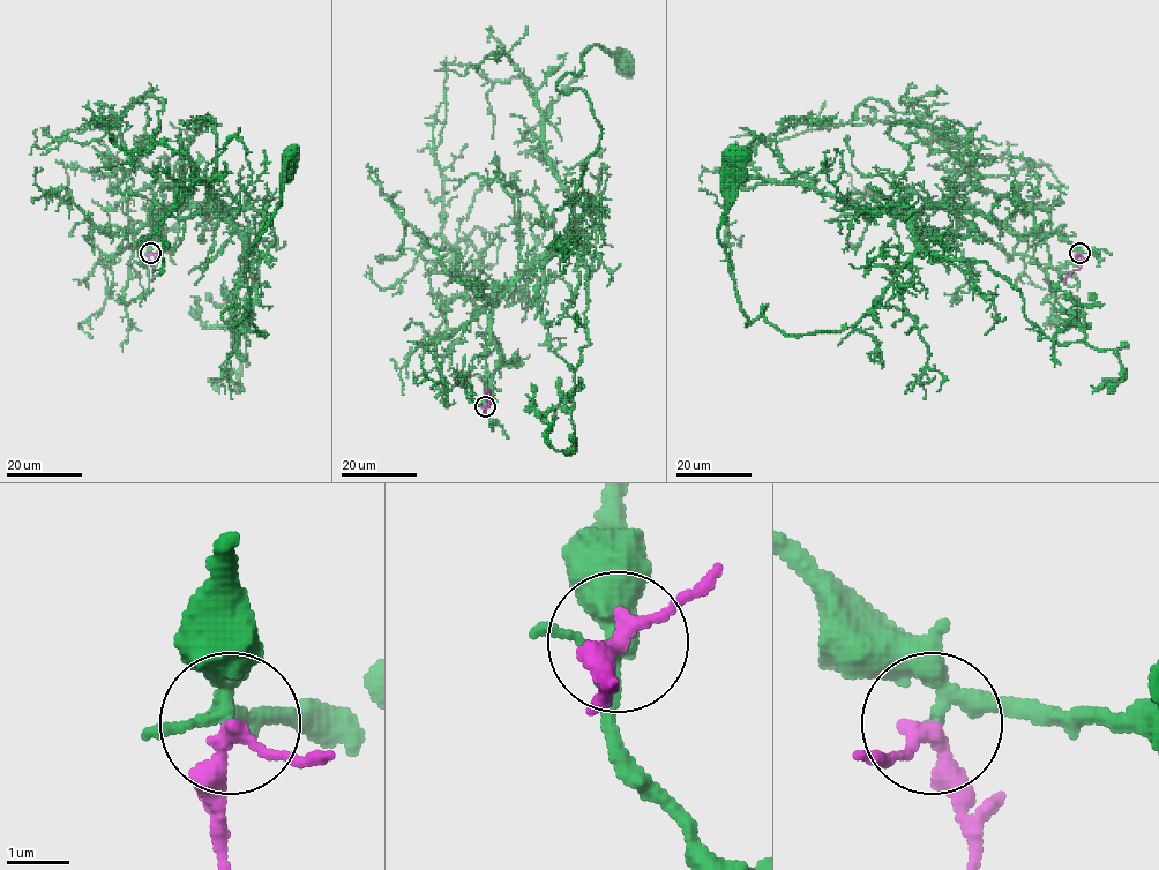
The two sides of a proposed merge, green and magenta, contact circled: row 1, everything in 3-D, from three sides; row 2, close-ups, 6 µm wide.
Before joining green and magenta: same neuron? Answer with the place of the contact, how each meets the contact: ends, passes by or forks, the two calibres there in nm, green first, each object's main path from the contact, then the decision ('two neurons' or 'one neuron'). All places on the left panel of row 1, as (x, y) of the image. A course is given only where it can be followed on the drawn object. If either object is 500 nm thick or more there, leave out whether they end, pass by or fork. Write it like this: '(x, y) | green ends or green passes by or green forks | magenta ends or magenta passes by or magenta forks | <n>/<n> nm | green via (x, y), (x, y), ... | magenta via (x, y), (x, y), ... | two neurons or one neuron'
(150, 253) | green forks | magenta passes by | 240/240 nm | green via (150, 253), (163, 209), (207, 203), (256, 263), (266, 335), (222, 314), (248, 307), (290, 157) | magenta via (150, 253), (152, 282) | one neuron

